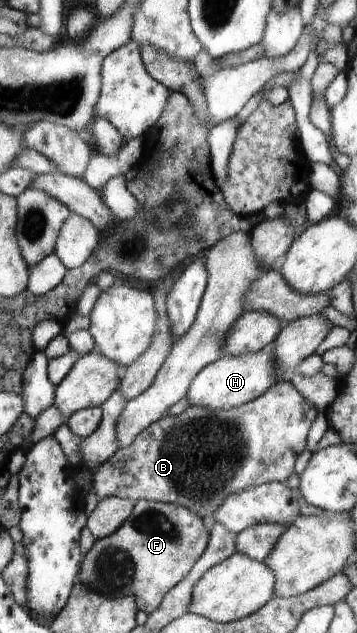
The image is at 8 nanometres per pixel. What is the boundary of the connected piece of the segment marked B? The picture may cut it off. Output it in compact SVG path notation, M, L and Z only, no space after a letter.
M276 382L256 400L229 409L210 409L200 405L190 405L180 415L166 415L156 421L126 448L119 448L92 475L92 490L99 502L108 497L122 497L135 503L139 500L176 503L199 514L211 524L216 509L232 496L248 487L260 483L279 482L288 486L288 475L294 469L298 455L306 449L306 437L310 433L312 421L316 419L318 407L302 397L291 382Z

